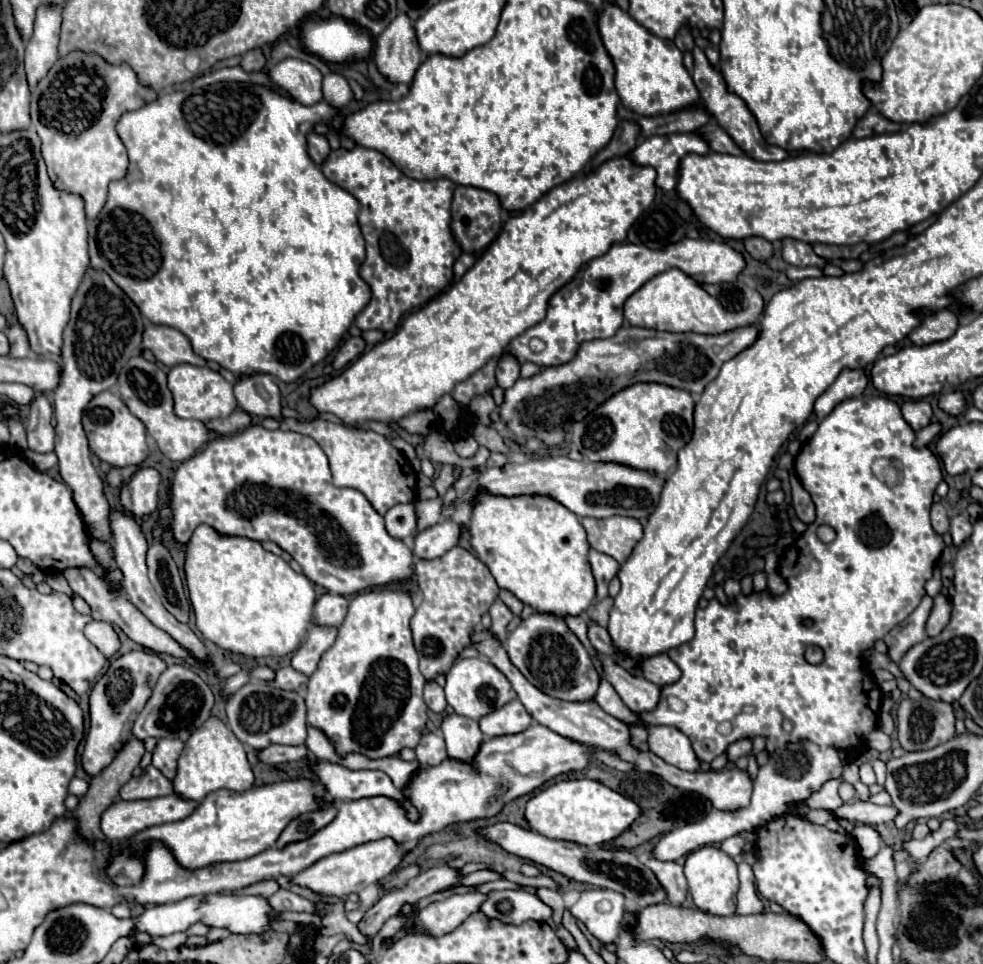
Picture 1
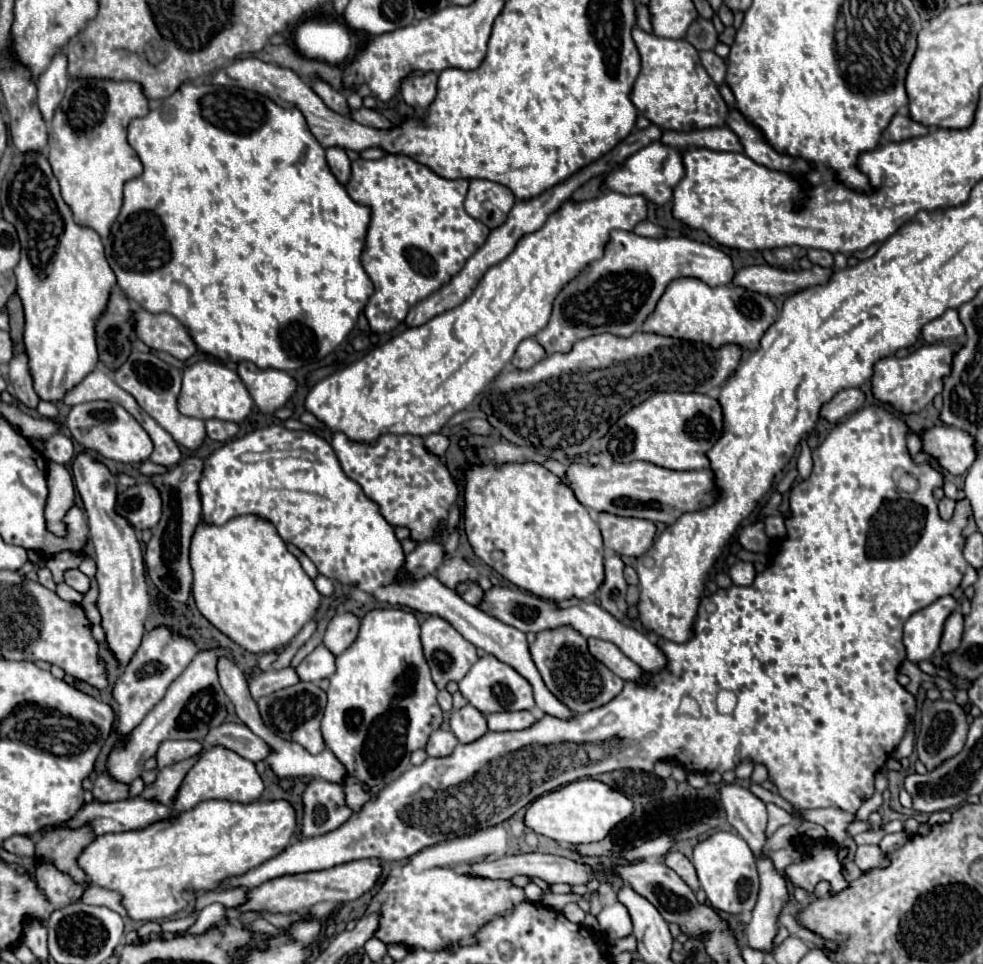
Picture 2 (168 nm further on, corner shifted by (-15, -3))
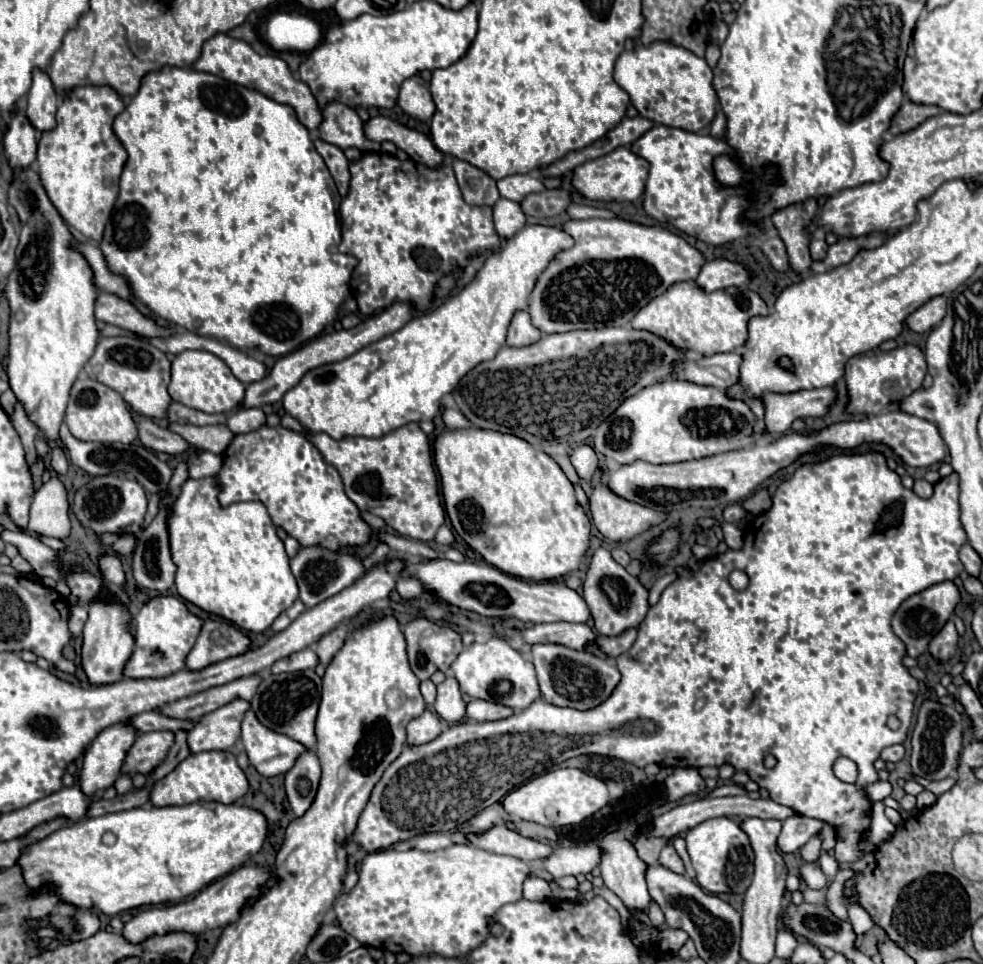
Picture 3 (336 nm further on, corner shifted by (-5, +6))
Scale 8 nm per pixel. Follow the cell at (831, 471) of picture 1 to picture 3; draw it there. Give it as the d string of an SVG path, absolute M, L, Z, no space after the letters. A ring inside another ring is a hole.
M881 452L835 454L835 456L829 456L827 460L821 460L821 462L803 464L793 472L793 478L779 484L779 488L773 496L773 506L767 512L755 516L753 522L749 522L749 526L745 528L745 546L741 550L727 550L725 554L717 554L715 558L705 560L703 566L699 568L699 572L693 572L691 576L679 576L673 584L669 584L665 588L665 592L661 594L661 600L653 608L649 608L645 620L639 624L639 634L637 634L637 640L633 642L633 646L627 652L623 652L621 656L617 656L617 668L621 672L621 680L603 704L599 704L591 710L575 710L575 708L561 708L561 706L549 704L543 698L537 698L529 708L515 712L513 716L509 716L505 720L495 720L495 722L469 720L463 724L459 722L459 724L453 724L451 728L447 728L433 742L427 742L421 746L407 746L401 752L401 756L385 770L383 778L375 784L371 798L365 806L367 812L365 810L361 812L357 828L351 834L351 838L347 840L347 844L353 842L359 848L363 848L365 852L379 852L379 850L393 846L395 842L409 840L415 834L455 830L457 826L471 820L477 812L489 808L491 804L495 804L503 796L507 796L511 790L519 788L531 776L543 774L551 766L561 764L569 758L575 758L577 754L599 754L599 756L611 756L611 758L625 760L625 762L635 764L639 768L645 768L651 762L655 762L659 766L671 766L671 768L679 768L679 766L681 768L703 768L703 766L721 766L727 762L727 764L735 766L735 770L747 770L749 776L761 788L769 790L769 794L775 802L791 806L803 816L819 818L819 820L833 824L837 828L835 858L839 862L855 862L861 858L857 846L859 846L863 832L869 826L871 808L873 808L873 804L869 800L865 800L861 786L873 784L877 780L877 770L873 768L873 762L879 758L879 752L885 746L891 746L891 744L905 740L909 724L911 724L911 716L913 716L915 696L919 690L917 680L901 664L901 658L905 656L905 646L901 644L901 640L897 640L897 636L891 630L891 616L895 614L899 604L903 600L907 600L909 596L913 596L913 594L917 594L917 592L921 592L933 584L939 584L945 580L955 580L959 576L959 572L963 570L963 564L959 560L959 548L963 546L965 540L967 540L967 536L965 536L963 524L959 520L959 480L957 480L955 472L947 478L941 478L935 484L935 494L929 500L923 500L913 490L907 490L901 484L899 474L887 466L887 458ZM733 568L743 570L749 576L749 586L741 592L729 584L729 574L733 572ZM699 690L707 698L707 704L701 710L695 708L695 700L699 698ZM889 714L895 714L901 720L901 728L895 732L887 728ZM765 754L773 754L777 758L777 766L773 768L773 772L763 766ZM841 756L847 756L857 764L859 776L857 776L855 784L845 784L833 774L833 764Z

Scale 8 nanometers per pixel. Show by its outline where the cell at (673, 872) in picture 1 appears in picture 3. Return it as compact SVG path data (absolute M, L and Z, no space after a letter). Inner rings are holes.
M667 844L667 846L661 850L661 854L659 854L659 864L665 866L665 868L669 868L669 870L673 870L673 872L677 872L677 874L685 874L683 862L681 862L679 854L675 852L675 848L673 848L671 844Z

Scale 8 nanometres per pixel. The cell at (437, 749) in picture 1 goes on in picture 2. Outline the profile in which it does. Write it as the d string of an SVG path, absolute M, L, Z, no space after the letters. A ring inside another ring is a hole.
M437 729L437 731L431 733L431 737L425 745L425 751L431 757L445 757L445 755L451 755L455 745L457 745L457 737L451 731Z

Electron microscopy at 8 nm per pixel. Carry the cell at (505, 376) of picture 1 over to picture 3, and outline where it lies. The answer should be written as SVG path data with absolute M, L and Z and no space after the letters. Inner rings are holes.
M517 312L509 324L507 346L521 348L521 346L535 344L539 338L541 338L541 332L537 332L537 328L533 328L533 324L529 320L529 312Z

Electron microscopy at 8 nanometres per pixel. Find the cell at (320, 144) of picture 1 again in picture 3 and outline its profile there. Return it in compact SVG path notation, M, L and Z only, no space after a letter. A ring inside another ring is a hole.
M321 138L315 140L315 148L321 154L321 158L325 160L325 164L327 164L327 168L329 168L329 172L337 184L339 194L345 196L345 192L349 188L349 160L345 158L343 150L321 140Z

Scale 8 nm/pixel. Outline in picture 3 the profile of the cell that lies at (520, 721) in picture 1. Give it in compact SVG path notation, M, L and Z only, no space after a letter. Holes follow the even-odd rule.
M471 700L467 704L467 714L477 722L487 722L487 720L509 718L513 714L513 710L509 706L487 702L487 700Z

